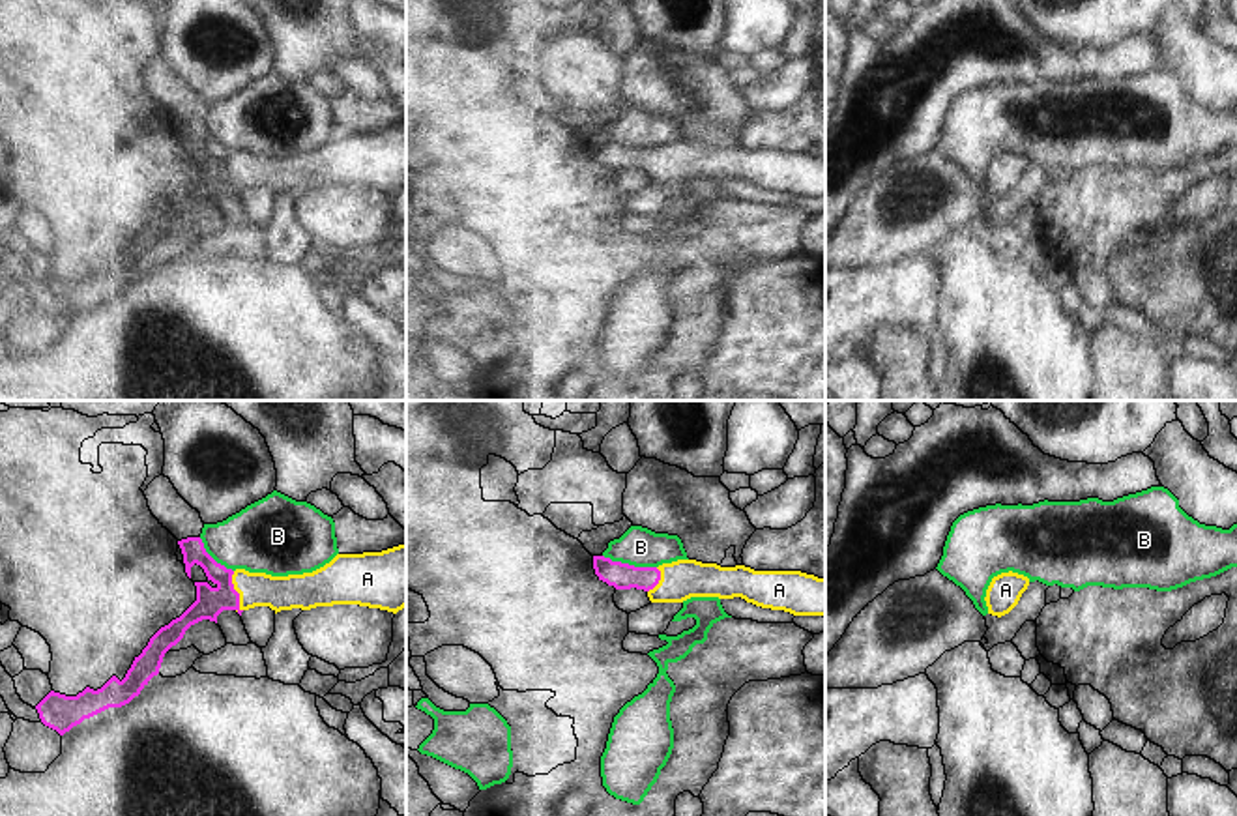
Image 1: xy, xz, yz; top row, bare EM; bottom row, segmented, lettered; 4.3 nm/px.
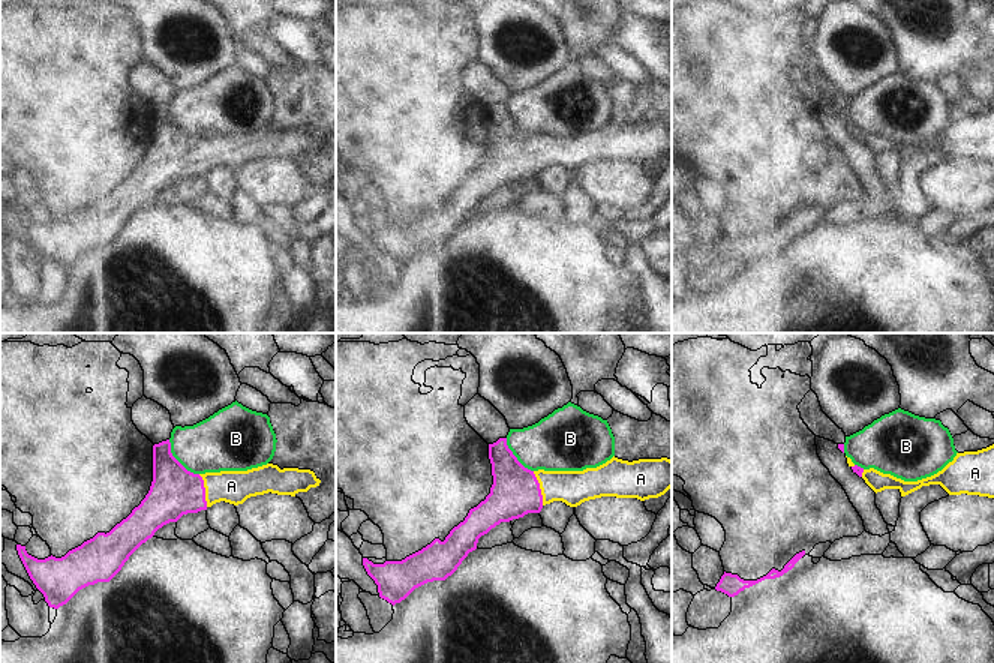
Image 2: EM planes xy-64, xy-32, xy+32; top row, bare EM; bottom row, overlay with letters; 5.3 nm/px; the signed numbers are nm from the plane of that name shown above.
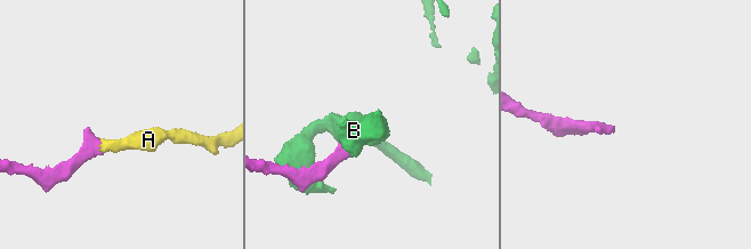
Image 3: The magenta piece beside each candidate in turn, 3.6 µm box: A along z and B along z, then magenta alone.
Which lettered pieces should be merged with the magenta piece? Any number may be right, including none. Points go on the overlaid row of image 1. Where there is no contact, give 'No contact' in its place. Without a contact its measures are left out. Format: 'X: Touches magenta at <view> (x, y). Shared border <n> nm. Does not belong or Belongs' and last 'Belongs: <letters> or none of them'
A: Touches magenta at xy (236, 592). Shared border 180 nm. Belongs
B: Touches magenta at xz (627, 564). Shared border 240 nm. Does not belong
Belongs: A

